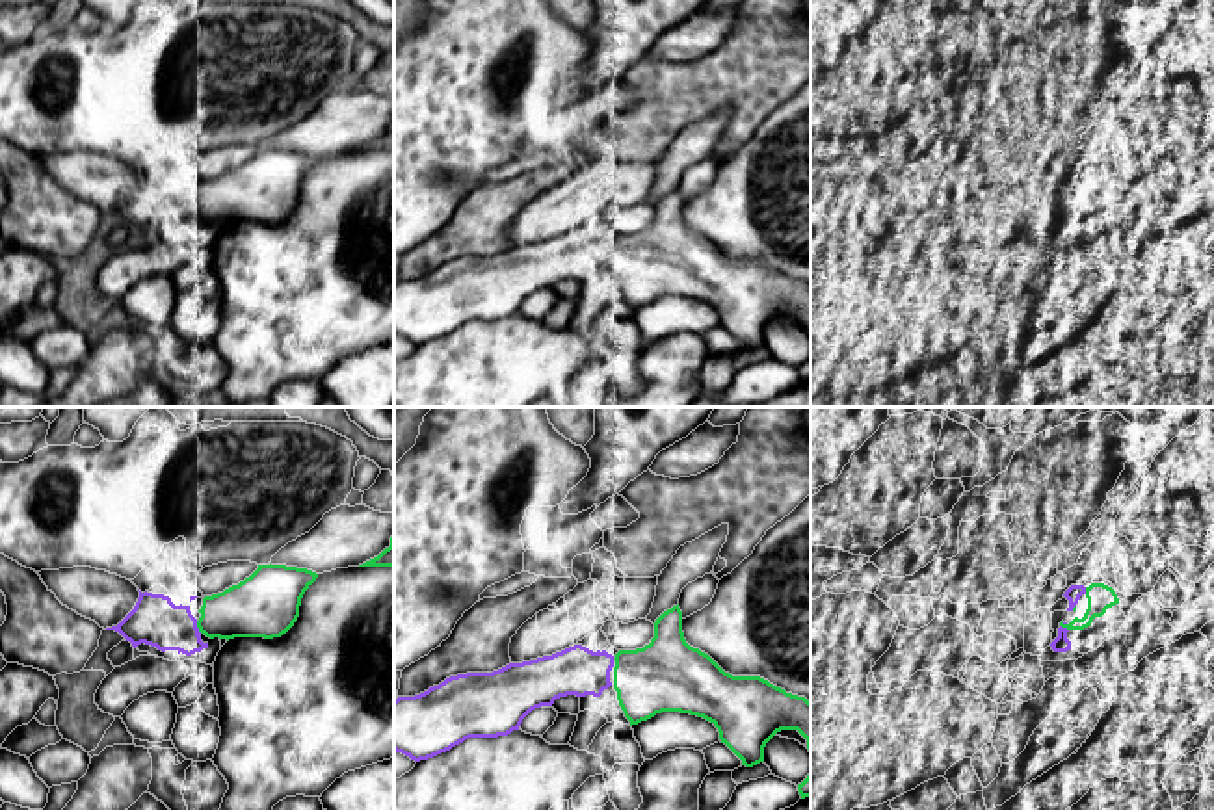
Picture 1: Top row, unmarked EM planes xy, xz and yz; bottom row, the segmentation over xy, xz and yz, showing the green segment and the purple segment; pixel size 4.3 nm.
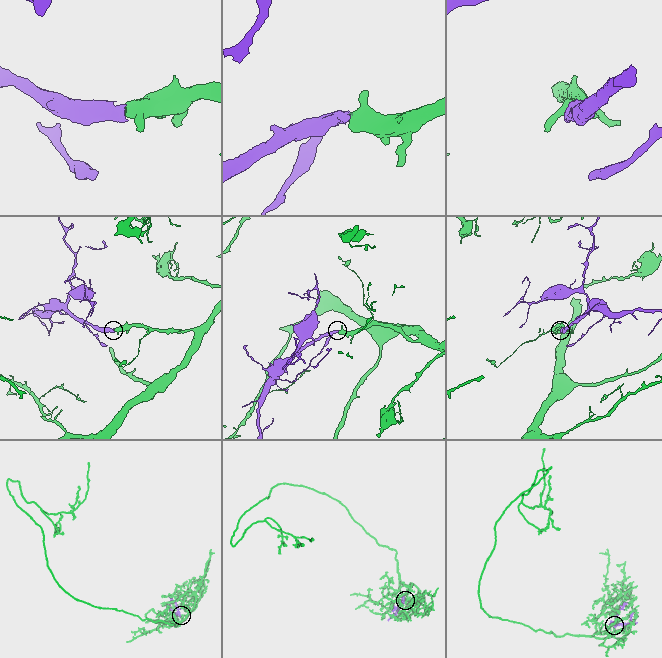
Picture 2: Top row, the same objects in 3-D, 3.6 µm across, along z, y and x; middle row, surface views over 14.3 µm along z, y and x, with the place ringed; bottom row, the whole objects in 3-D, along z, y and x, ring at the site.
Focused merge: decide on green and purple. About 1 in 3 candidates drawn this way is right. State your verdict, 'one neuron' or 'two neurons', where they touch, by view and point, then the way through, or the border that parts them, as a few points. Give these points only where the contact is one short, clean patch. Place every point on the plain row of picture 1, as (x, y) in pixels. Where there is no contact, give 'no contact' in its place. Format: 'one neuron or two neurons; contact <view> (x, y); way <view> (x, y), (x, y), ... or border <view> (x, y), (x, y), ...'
one neuron; contact yz (1064, 210)

